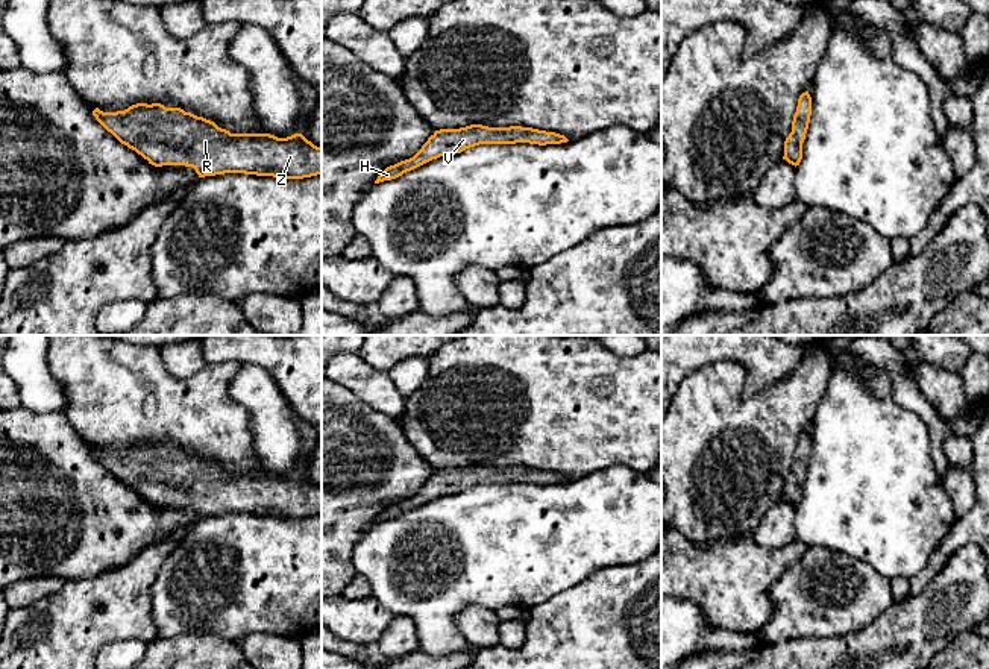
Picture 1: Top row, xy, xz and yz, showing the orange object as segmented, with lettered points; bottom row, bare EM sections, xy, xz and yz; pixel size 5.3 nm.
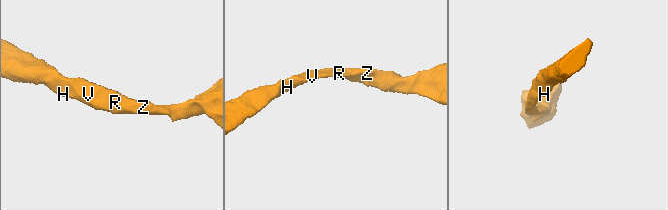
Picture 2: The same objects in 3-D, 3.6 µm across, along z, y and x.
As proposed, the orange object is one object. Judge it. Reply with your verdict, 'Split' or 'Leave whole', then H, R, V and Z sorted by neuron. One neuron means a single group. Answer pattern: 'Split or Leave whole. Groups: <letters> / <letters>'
Leave whole. Groups: H R V Z

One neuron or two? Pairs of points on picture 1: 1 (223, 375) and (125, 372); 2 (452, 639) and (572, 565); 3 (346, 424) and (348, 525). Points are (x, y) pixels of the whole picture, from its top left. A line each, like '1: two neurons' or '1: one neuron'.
1: one neuron
2: one neuron
3: one neuron

